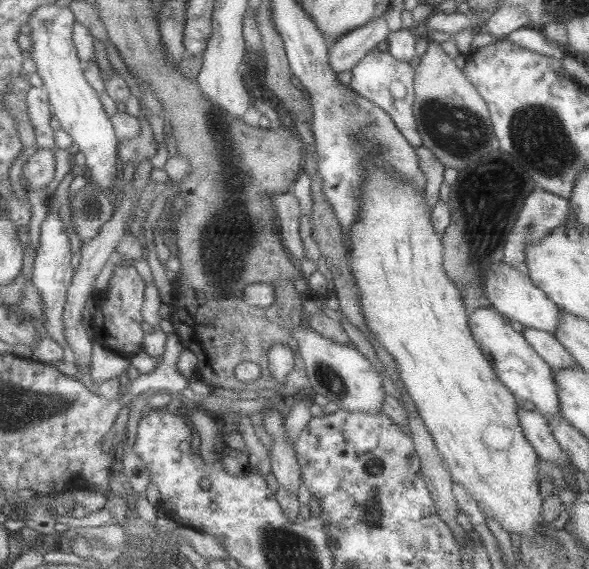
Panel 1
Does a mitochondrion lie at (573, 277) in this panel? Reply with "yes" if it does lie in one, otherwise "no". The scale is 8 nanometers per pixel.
no

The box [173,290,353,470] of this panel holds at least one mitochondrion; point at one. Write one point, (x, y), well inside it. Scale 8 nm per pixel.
(329, 378)

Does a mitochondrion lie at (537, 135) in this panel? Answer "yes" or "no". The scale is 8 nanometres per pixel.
yes

